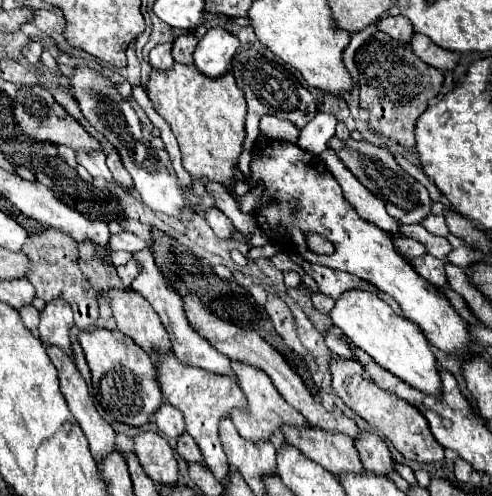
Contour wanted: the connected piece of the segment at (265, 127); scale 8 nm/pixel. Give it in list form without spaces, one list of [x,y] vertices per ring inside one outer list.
[[[262,116],[260,132],[266,134],[268,138],[276,138],[276,140],[292,142],[292,144],[296,144],[296,140],[298,140],[298,128],[286,120],[276,118],[276,116]]]

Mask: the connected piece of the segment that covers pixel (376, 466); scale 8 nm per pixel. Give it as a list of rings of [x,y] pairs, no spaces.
[[[364,430],[362,438],[356,438],[354,442],[356,442],[356,450],[358,450],[366,470],[382,474],[382,476],[386,476],[390,470],[394,470],[390,450],[378,434]]]

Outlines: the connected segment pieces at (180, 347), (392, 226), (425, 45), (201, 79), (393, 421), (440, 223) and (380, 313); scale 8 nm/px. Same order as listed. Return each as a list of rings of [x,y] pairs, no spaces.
[[[146,248],[146,250],[140,250],[140,254],[132,254],[136,262],[140,262],[140,272],[138,276],[134,278],[134,290],[138,290],[146,300],[150,300],[152,308],[158,312],[158,316],[162,318],[162,324],[166,326],[166,332],[170,334],[170,342],[172,342],[172,350],[176,354],[176,358],[184,364],[190,364],[190,366],[198,366],[198,368],[204,368],[204,370],[210,370],[210,372],[216,372],[216,374],[224,374],[224,376],[234,376],[234,372],[230,370],[230,360],[224,356],[224,354],[218,354],[210,342],[206,342],[200,334],[196,334],[188,320],[186,320],[186,314],[184,314],[184,308],[182,308],[182,298],[178,294],[174,294],[174,290],[170,290],[170,286],[166,286],[166,280],[162,278],[162,272],[158,270],[158,266],[154,264],[154,258],[152,258],[152,252]]]
[[[334,150],[322,152],[320,158],[326,162],[328,170],[334,174],[334,178],[338,180],[338,184],[342,186],[344,198],[354,206],[354,210],[362,218],[366,218],[368,222],[380,226],[386,232],[396,232],[400,228],[400,224],[386,212],[384,202],[378,200],[366,186],[362,186],[358,182],[358,178],[338,160],[338,156],[334,154]]]
[[[414,34],[412,42],[410,42],[412,50],[416,52],[416,56],[420,60],[424,60],[426,64],[438,68],[438,70],[454,70],[458,60],[460,60],[460,54],[458,52],[450,52],[450,50],[444,50],[440,46],[436,46],[430,38],[422,36],[422,34]]]
[[[174,62],[170,70],[152,70],[146,82],[148,98],[156,112],[170,124],[182,152],[184,168],[196,178],[212,178],[226,188],[234,182],[234,164],[242,152],[246,100],[236,86],[232,74],[222,78],[206,78],[194,64],[182,66]]]
[[[336,356],[330,364],[330,370],[332,370],[332,386],[336,394],[356,414],[360,414],[376,432],[380,432],[380,436],[386,438],[406,460],[414,460],[414,462],[442,462],[444,460],[444,448],[438,446],[436,438],[430,434],[426,418],[408,402],[376,386],[358,360],[346,360],[346,358]]]
[[[428,214],[424,220],[422,220],[422,226],[436,234],[436,236],[448,236],[448,226],[446,226],[446,220],[444,216],[434,216],[434,214]]]
[[[348,290],[336,300],[330,316],[334,320],[334,326],[340,328],[342,334],[358,348],[362,348],[368,356],[372,356],[382,368],[426,394],[440,392],[438,366],[426,336],[414,322],[398,316],[382,298],[378,298],[378,294],[370,290]]]

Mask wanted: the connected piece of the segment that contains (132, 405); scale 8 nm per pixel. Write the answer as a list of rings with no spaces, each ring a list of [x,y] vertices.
[[[104,328],[82,330],[78,334],[78,342],[90,366],[92,388],[100,406],[110,414],[112,420],[136,428],[144,426],[164,402],[156,382],[156,368],[146,350],[138,350],[138,346],[134,346],[134,342],[130,342],[130,338],[126,338],[122,332]]]

